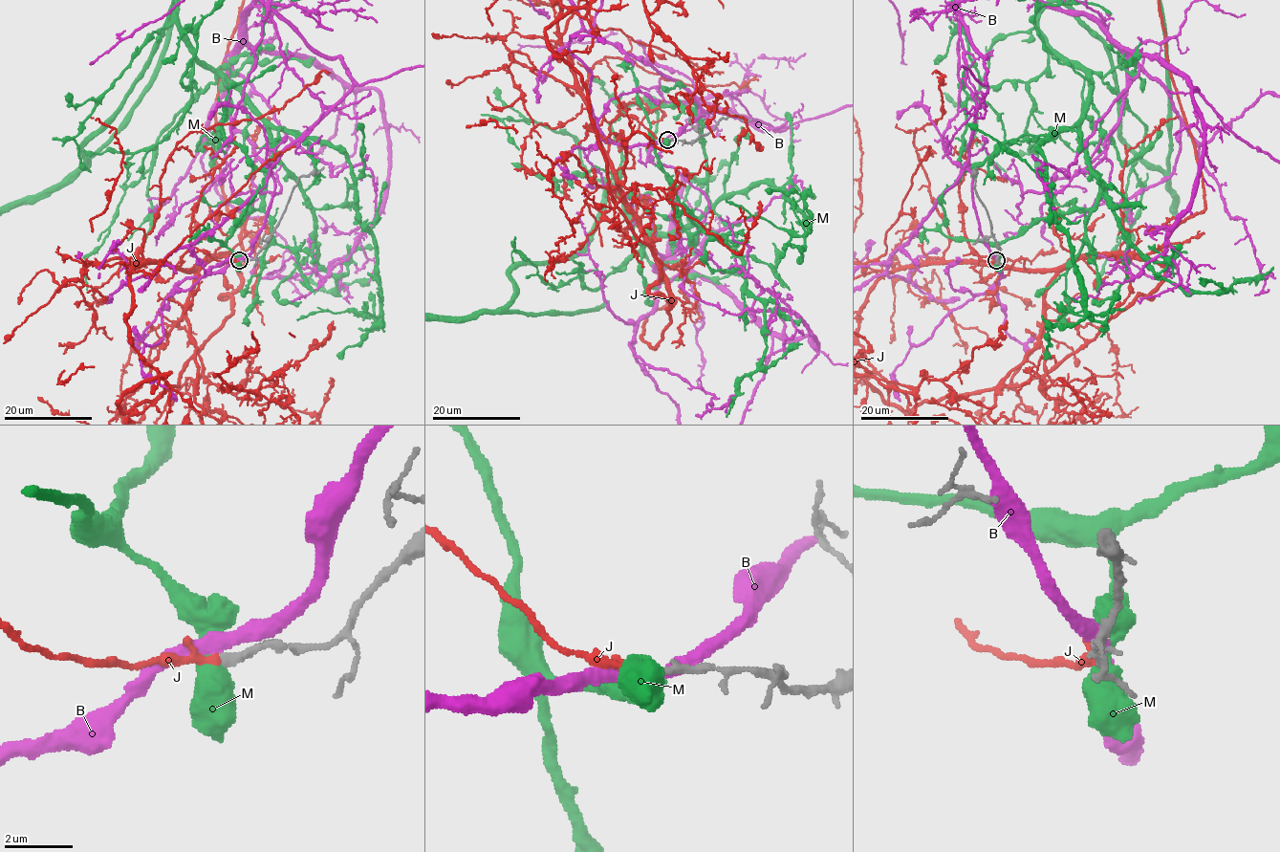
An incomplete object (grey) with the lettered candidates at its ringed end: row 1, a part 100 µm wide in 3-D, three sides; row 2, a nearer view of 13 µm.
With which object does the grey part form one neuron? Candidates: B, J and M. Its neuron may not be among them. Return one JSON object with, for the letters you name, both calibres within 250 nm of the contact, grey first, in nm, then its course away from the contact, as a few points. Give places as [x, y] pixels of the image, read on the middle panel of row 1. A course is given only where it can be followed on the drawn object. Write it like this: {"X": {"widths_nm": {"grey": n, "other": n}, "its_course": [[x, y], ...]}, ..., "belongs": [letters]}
{"J": {"widths_nm": {"grey": 240, "other": 190}}, "belongs": ["J"]}

